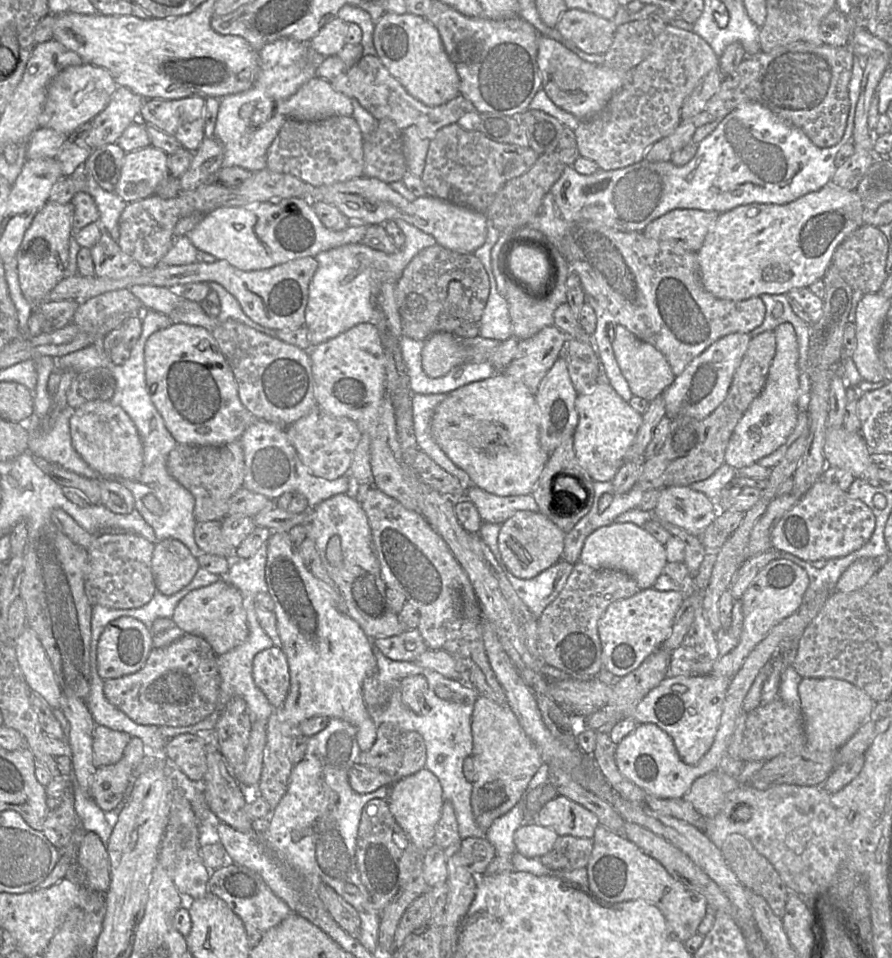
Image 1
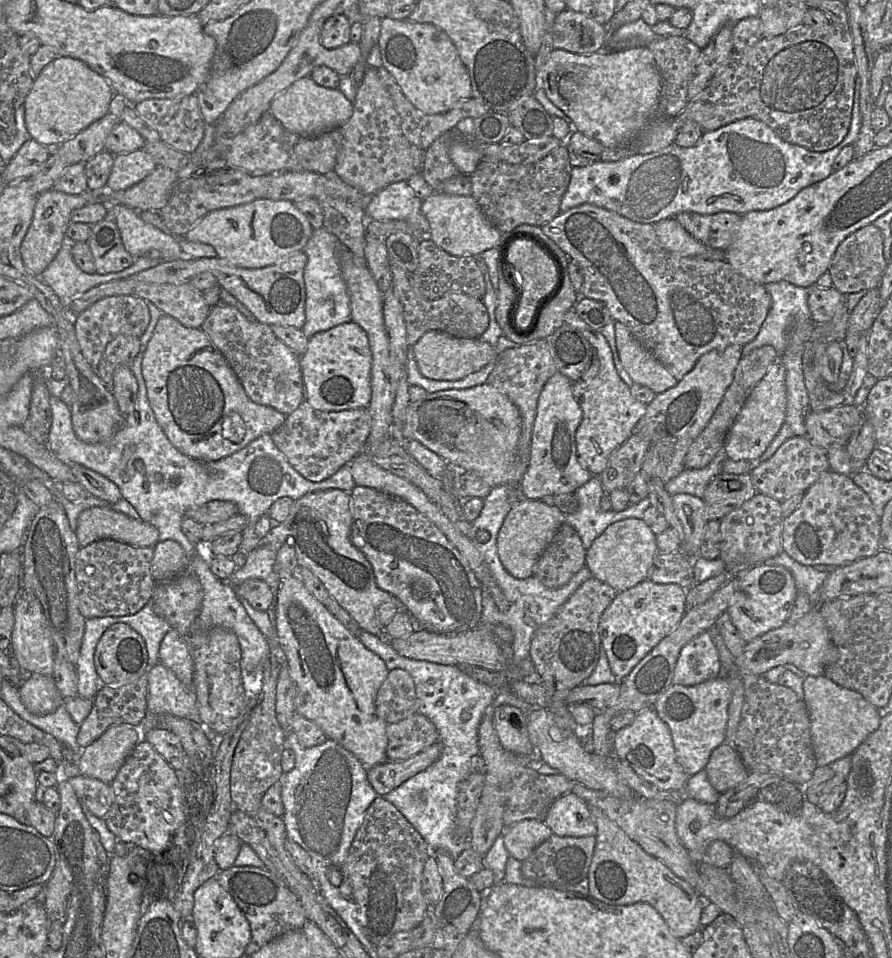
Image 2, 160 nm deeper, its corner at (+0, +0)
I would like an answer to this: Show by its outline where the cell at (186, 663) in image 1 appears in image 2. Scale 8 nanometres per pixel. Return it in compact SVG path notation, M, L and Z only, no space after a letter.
M143 674L135 681L121 686L105 685L98 691L88 717L80 725L77 736L79 745L81 747L87 747L98 739L111 725L126 723L138 726L147 713L147 694L147 674Z

